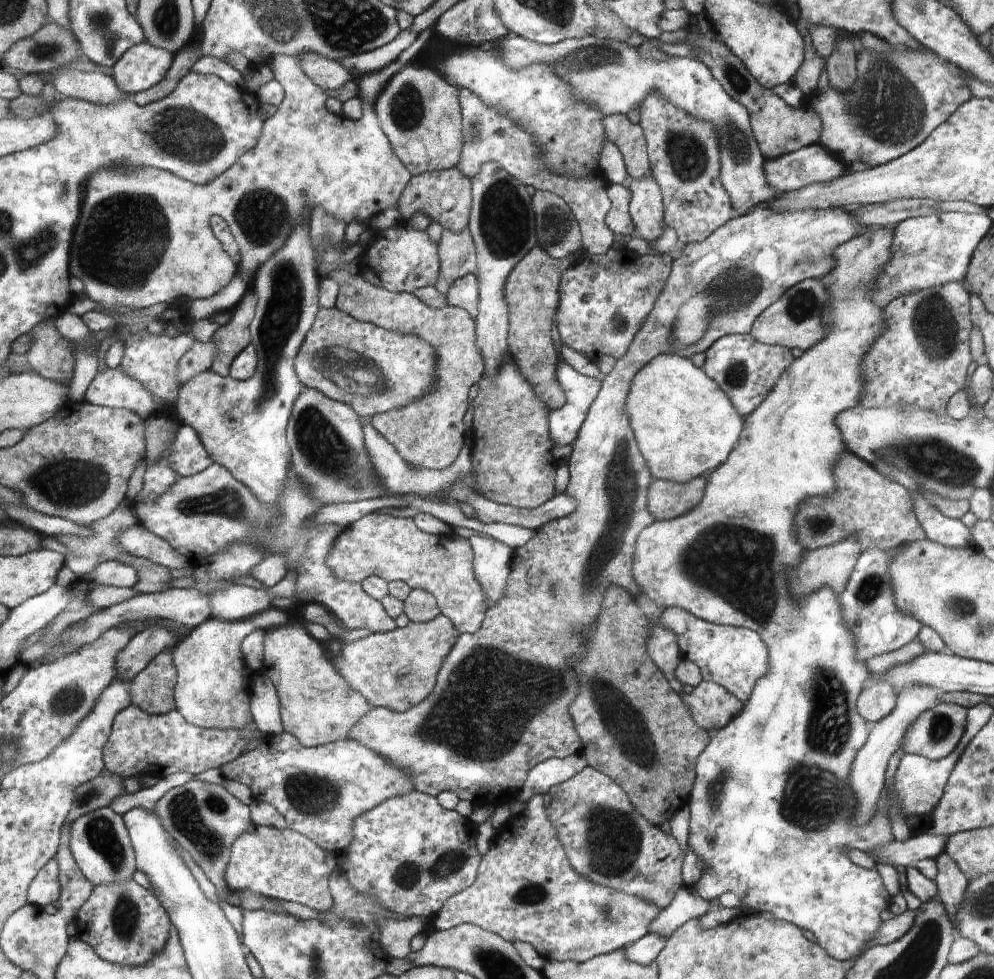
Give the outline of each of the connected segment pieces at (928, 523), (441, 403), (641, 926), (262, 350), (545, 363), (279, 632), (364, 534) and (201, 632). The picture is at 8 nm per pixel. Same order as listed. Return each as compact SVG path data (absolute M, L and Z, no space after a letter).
M909 491L909 495L915 500L916 514L928 539L947 547L965 547L972 543L969 528L962 521L944 516L925 497L914 491Z
M360 273L351 275L339 288L339 295L334 307L359 321L379 325L380 328L396 331L401 335L417 336L433 347L438 360L435 364L437 387L403 407L372 415L367 422L379 433L382 433L404 456L404 460L408 460L411 465L420 465L436 470L450 466L465 443L463 418L467 410L468 390L483 377L483 372L486 370L483 365L482 352L475 343L475 321L472 320L471 313L450 305L446 305L442 309L433 309L422 303L412 293L390 292L388 289L373 285Z
M534 795L521 814L511 815L495 832L479 868L479 878L447 900L446 906L432 920L434 930L462 923L475 924L508 942L529 942L544 960L582 962L636 943L649 933L653 921L661 914L661 908L654 901L599 885L580 874L572 866L559 832L549 819L542 795Z
M304 217L301 223L291 230L283 247L276 250L253 276L252 288L257 296L257 305L249 331L251 343L258 350L259 366L255 374L245 381L239 381L230 376L221 377L212 370L194 375L183 384L179 402L174 411L182 425L192 425L195 428L203 445L213 458L215 466L232 473L237 481L244 483L253 496L266 505L277 504L283 492L285 479L291 470L291 464L294 464L287 440L287 424L304 387L302 381L296 376L294 360L307 338L308 331L315 324L318 312L322 310L318 305L320 279L316 262L314 262L309 220Z
M537 244L516 264L506 282L507 309L510 313L508 343L513 362L550 410L561 407L565 401L564 391L556 380L560 359L550 335L559 305L559 280L564 271L580 256L581 254L576 254L564 260L553 259Z
M288 621L285 625L266 630L263 670L275 684L283 730L292 733L304 746L315 747L346 739L353 724L371 706L360 691L355 691L335 671L328 648L307 631L302 621Z
M372 511L345 526L335 546L327 554L327 567L337 581L361 584L372 575L390 581L405 582L411 589L422 589L436 597L442 615L452 620L460 634L479 630L487 610L486 595L473 574L473 550L466 537L445 534L437 537L424 532L412 517L376 514Z
M263 610L246 620L219 621L208 618L206 622L191 629L183 642L174 648L175 663L179 668L179 683L175 695L178 709L184 713L189 723L205 729L233 729L252 721L249 710L251 689L247 687L250 676L245 675L247 664L240 647L248 634L256 628L262 628L262 622L266 622L266 616L268 612Z

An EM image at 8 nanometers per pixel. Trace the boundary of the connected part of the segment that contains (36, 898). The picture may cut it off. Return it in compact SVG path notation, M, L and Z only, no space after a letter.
M58 858L52 859L51 863L36 877L29 892L29 900L32 904L48 906L52 902L58 902L60 882L60 863Z

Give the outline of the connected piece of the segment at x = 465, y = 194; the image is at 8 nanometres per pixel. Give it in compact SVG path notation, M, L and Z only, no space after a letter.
M456 167L451 169L423 172L414 175L407 188L398 200L398 210L402 220L410 222L414 214L422 211L431 221L438 221L443 228L458 232L467 227L471 211L471 180L464 176Z

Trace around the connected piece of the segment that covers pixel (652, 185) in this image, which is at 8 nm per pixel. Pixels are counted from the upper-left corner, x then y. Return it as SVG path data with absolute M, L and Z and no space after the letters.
M656 178L628 179L626 186L632 193L629 215L638 234L646 242L654 242L662 236L664 224L661 188Z

